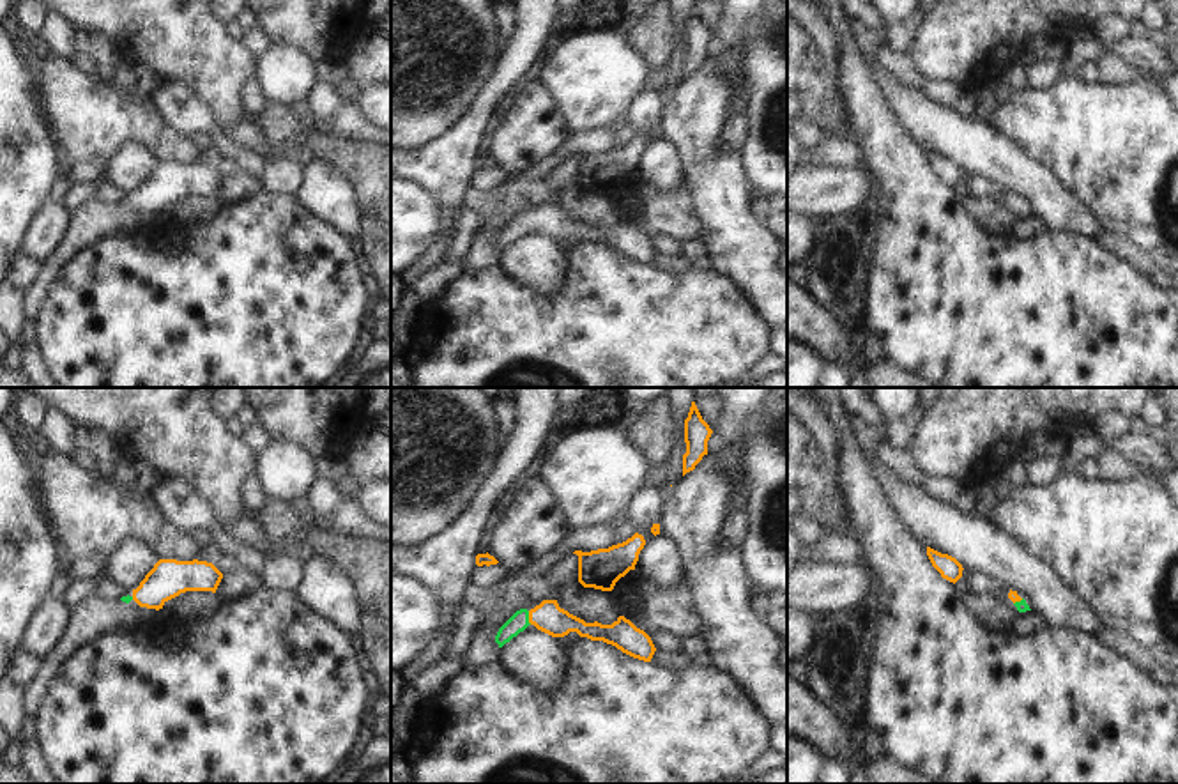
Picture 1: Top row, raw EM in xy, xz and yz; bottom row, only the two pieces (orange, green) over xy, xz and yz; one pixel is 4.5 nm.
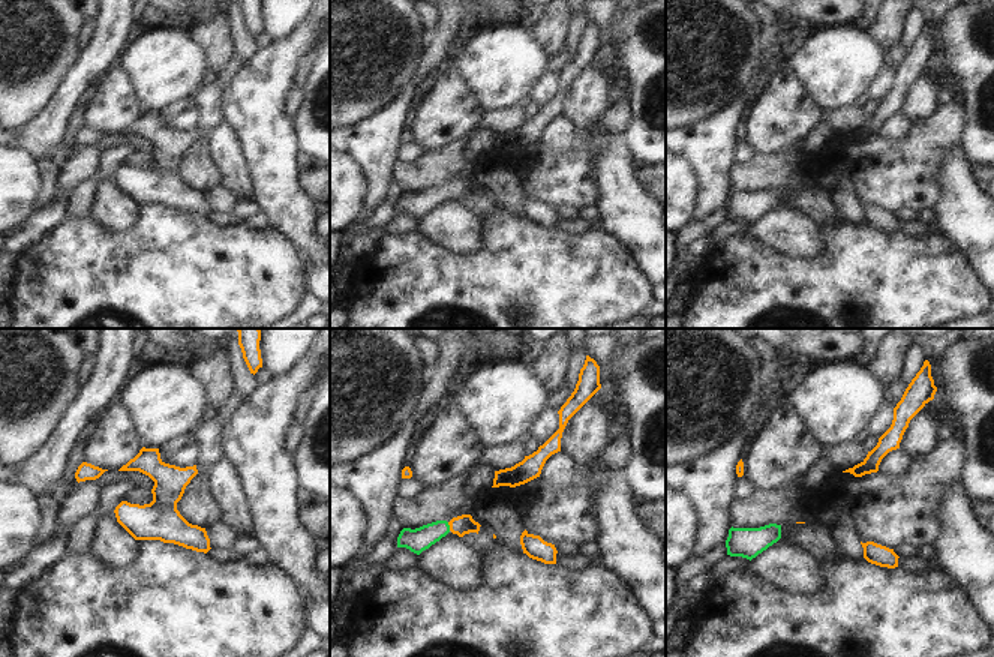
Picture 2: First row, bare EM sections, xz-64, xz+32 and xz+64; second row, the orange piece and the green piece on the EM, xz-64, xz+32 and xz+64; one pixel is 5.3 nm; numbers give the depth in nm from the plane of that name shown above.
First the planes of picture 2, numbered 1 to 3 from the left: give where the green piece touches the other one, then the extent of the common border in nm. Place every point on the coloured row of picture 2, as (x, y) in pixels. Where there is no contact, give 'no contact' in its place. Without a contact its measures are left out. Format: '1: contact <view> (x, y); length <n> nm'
1: no contact
2: contact xz+32 (450, 527); length 50 nm
3: no contact

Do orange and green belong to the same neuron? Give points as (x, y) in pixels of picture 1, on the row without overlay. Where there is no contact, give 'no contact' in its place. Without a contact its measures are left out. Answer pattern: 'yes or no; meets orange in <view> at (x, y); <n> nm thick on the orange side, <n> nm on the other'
yes; meets orange in xz at (529, 222); 140 nm thick on the orange side, 90 nm on the other

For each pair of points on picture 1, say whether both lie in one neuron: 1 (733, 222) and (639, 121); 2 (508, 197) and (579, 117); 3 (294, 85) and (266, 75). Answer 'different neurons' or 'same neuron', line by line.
1: different neurons
2: different neurons
3: same neuron

